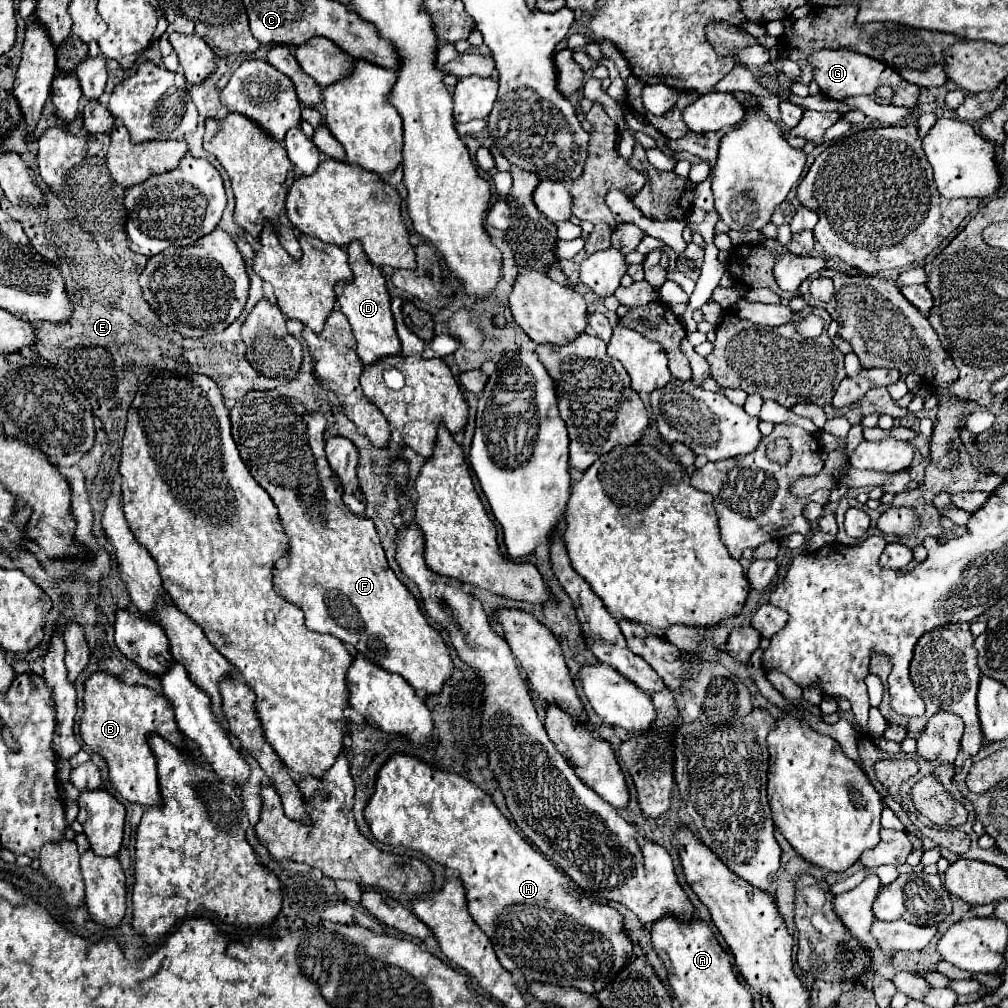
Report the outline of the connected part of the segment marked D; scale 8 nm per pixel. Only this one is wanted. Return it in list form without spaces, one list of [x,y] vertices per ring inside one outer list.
[[[351,242],[347,246],[347,252],[349,252],[349,266],[351,266],[355,278],[349,284],[339,282],[335,286],[335,294],[337,294],[341,312],[345,312],[347,320],[353,328],[353,334],[357,340],[357,354],[359,354],[363,366],[369,366],[369,364],[375,364],[375,360],[379,360],[379,358],[401,354],[401,342],[393,328],[391,296],[387,292],[385,278],[383,278],[381,270],[367,260],[359,242],[355,242],[355,244]]]

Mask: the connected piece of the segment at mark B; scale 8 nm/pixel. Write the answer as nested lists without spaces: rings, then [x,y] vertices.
[[[95,672],[85,682],[81,738],[89,750],[97,752],[107,762],[109,780],[117,788],[121,798],[145,808],[163,804],[157,782],[155,756],[147,742],[151,734],[159,734],[175,746],[183,744],[185,750],[181,730],[175,724],[173,706],[169,706],[165,696],[145,686],[127,686],[125,682],[119,682],[117,678],[103,672]]]

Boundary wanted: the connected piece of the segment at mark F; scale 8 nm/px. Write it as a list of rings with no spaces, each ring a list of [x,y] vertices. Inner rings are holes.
[[[255,390],[255,392],[249,392],[245,394],[233,408],[231,408],[231,430],[233,430],[233,440],[239,448],[239,454],[245,462],[245,466],[249,468],[249,472],[253,474],[253,478],[269,492],[269,496],[273,498],[273,502],[277,504],[277,510],[279,510],[279,516],[281,516],[281,524],[289,536],[289,542],[291,542],[291,548],[289,548],[289,566],[283,568],[283,570],[275,570],[275,590],[279,592],[281,598],[289,600],[291,604],[295,604],[297,608],[303,610],[305,614],[305,626],[309,626],[313,632],[321,632],[321,634],[333,634],[335,638],[339,638],[343,644],[349,644],[353,646],[353,650],[357,650],[359,654],[365,654],[367,660],[371,660],[373,664],[377,664],[379,668],[391,672],[391,674],[399,674],[403,676],[415,690],[423,690],[425,694],[437,694],[441,692],[445,680],[451,676],[453,672],[453,660],[451,660],[451,652],[447,648],[447,644],[443,642],[441,634],[427,622],[427,618],[423,616],[423,612],[419,610],[419,604],[415,600],[415,596],[405,588],[403,582],[399,582],[399,578],[395,576],[395,572],[389,568],[387,564],[387,558],[385,558],[385,552],[383,552],[383,546],[379,542],[379,536],[375,532],[375,526],[373,526],[373,520],[369,518],[363,518],[363,516],[355,516],[351,514],[343,500],[341,500],[341,494],[343,494],[343,486],[339,484],[339,478],[333,474],[333,470],[329,468],[327,464],[327,458],[325,458],[325,450],[323,450],[323,430],[325,430],[325,416],[321,412],[307,412],[305,406],[301,402],[297,402],[295,398],[291,396],[281,396],[277,390]],[[293,452],[303,452],[303,462],[295,462],[295,456]]]

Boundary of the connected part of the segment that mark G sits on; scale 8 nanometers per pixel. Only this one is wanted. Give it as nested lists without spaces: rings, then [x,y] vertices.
[[[817,50],[809,56],[809,64],[813,66],[813,80],[817,82],[817,86],[821,88],[821,92],[827,98],[841,100],[841,98],[863,96],[863,94],[871,96],[879,86],[889,86],[895,90],[895,96],[877,98],[877,104],[893,104],[893,106],[907,106],[907,108],[913,108],[917,104],[919,86],[909,84],[893,68],[889,68],[869,56],[863,56],[863,54],[857,54],[851,50]]]

